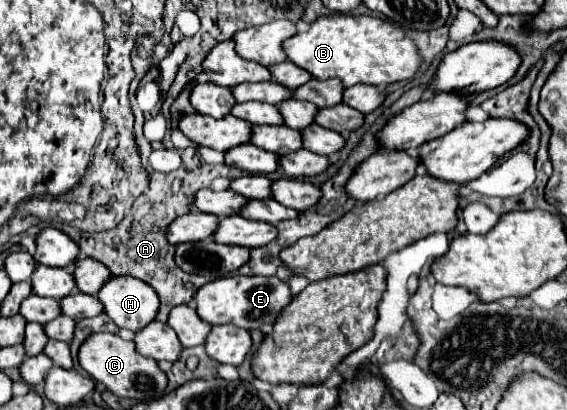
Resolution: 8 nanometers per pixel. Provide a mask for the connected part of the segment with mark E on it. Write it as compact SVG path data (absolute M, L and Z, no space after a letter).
M227 276L201 286L195 296L195 310L201 320L215 324L235 324L245 330L271 330L271 324L289 304L291 292L287 282L277 276Z

